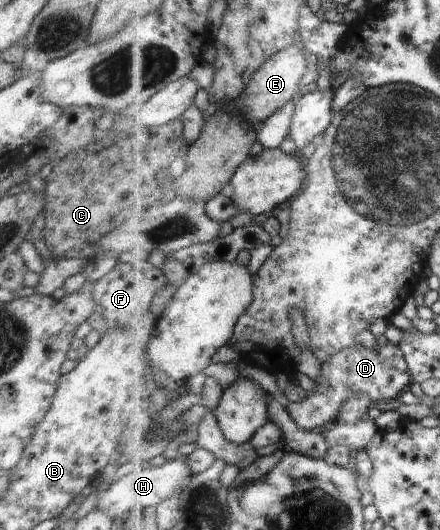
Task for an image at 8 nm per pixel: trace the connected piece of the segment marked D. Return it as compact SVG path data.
M376 342L372 347L358 344L342 351L327 364L322 364L322 374L317 383L322 387L328 387L328 391L322 389L322 392L311 393L308 400L300 403L291 401L288 409L302 430L324 430L334 425L342 405L350 397L356 397L356 393L369 396L372 403L392 401L409 390L413 382L409 361L406 359L405 351L398 344L388 342L380 345Z

